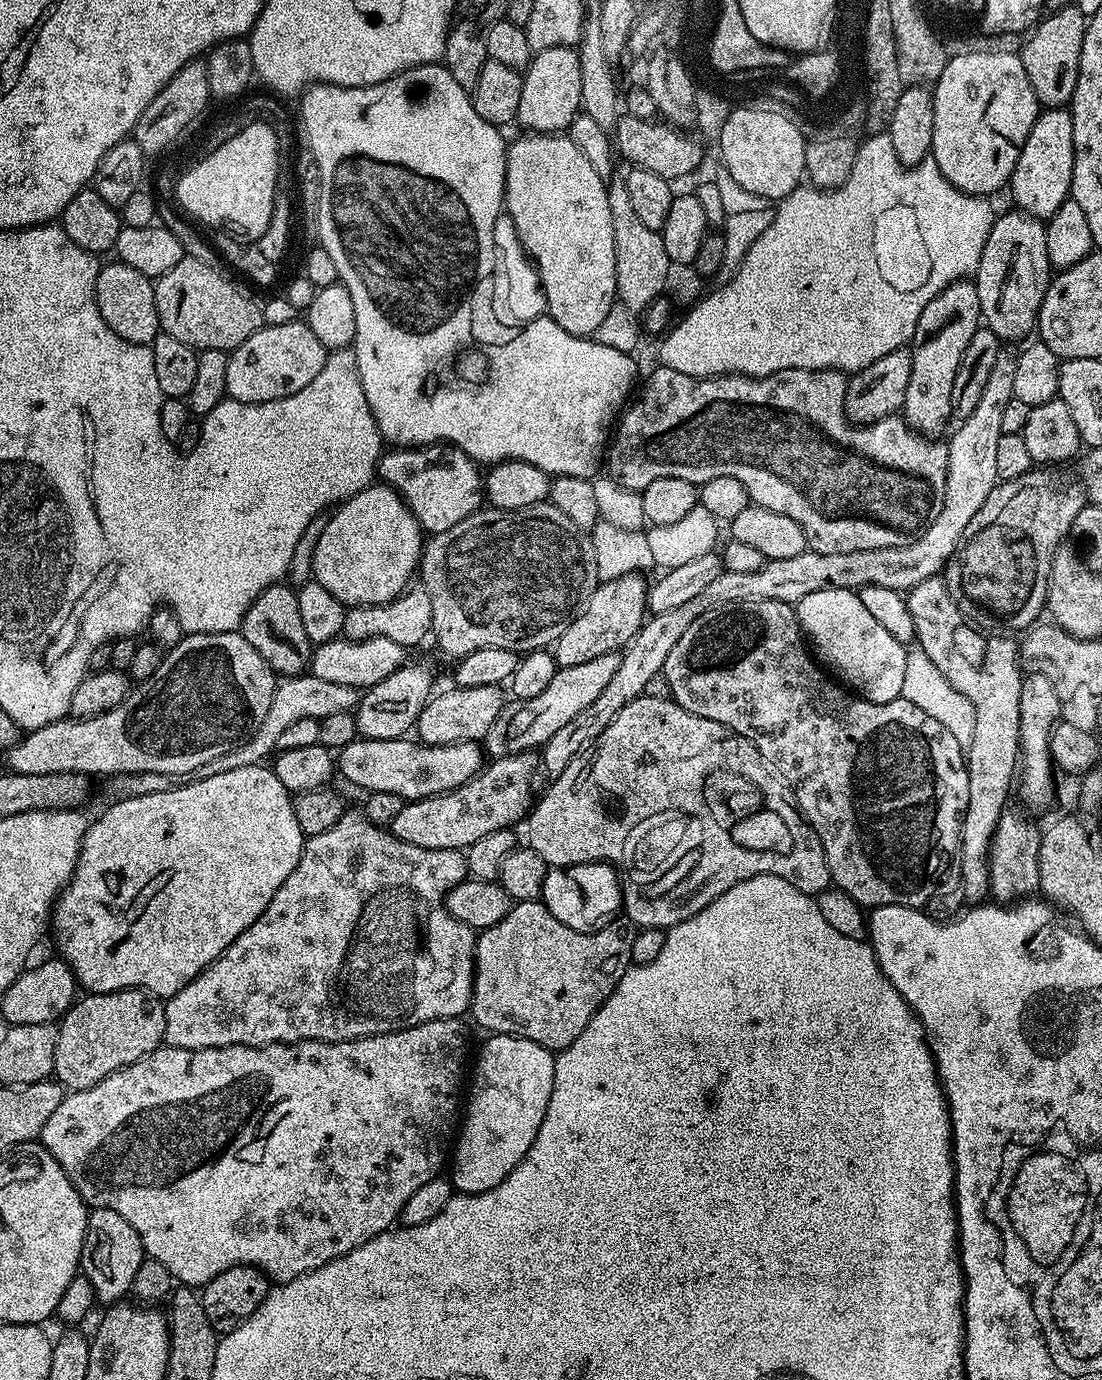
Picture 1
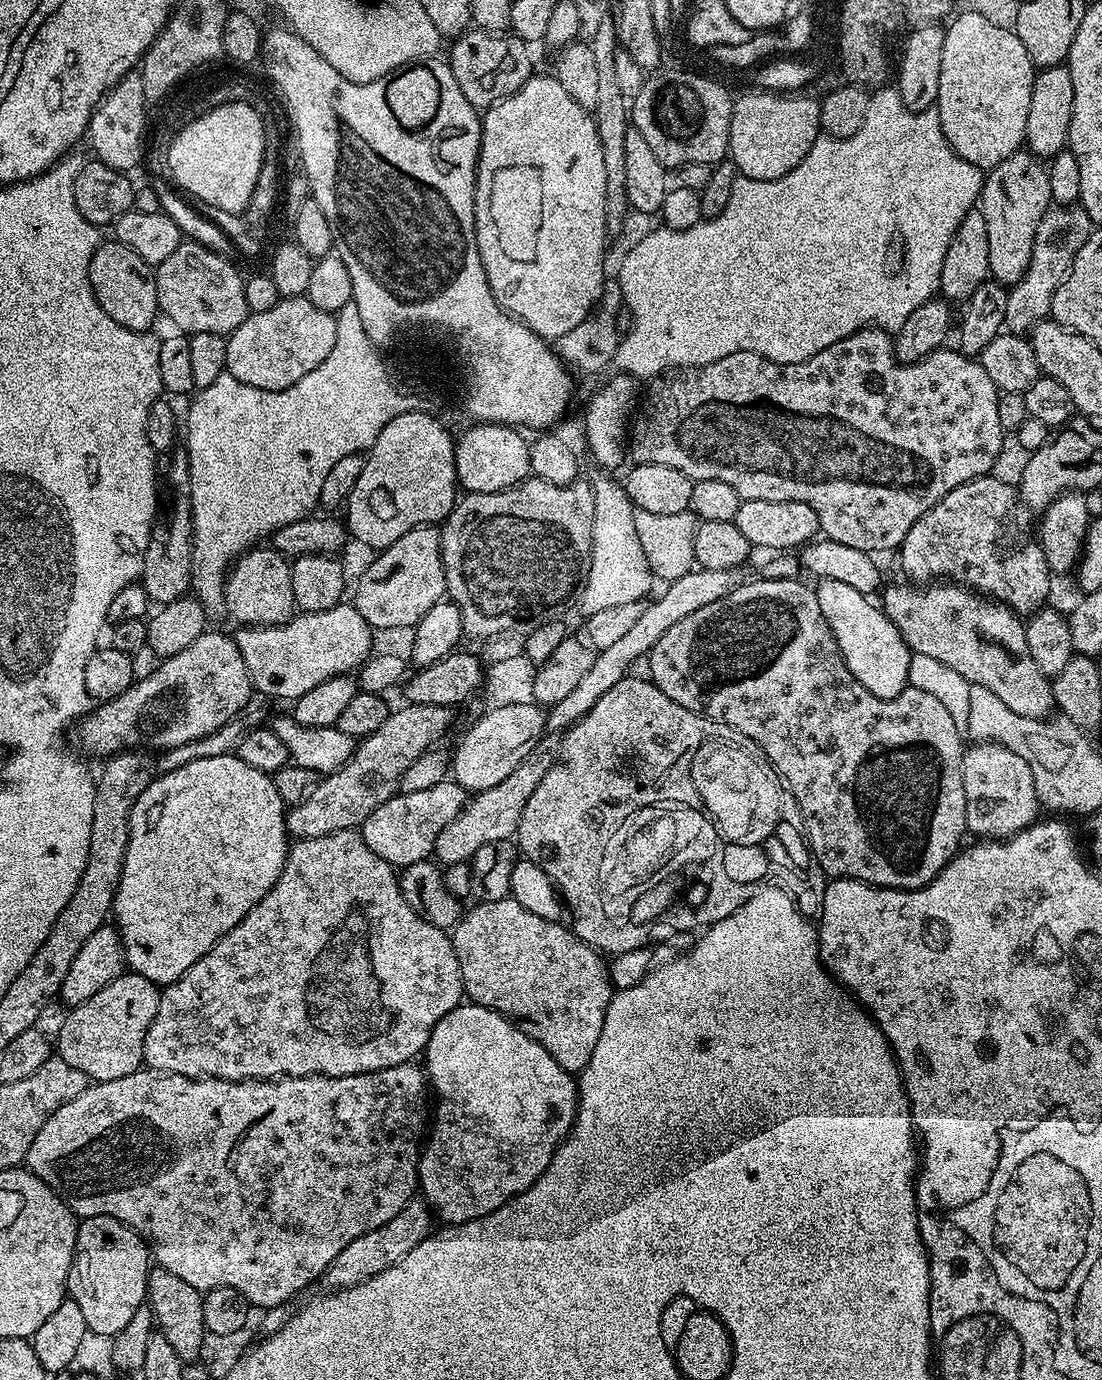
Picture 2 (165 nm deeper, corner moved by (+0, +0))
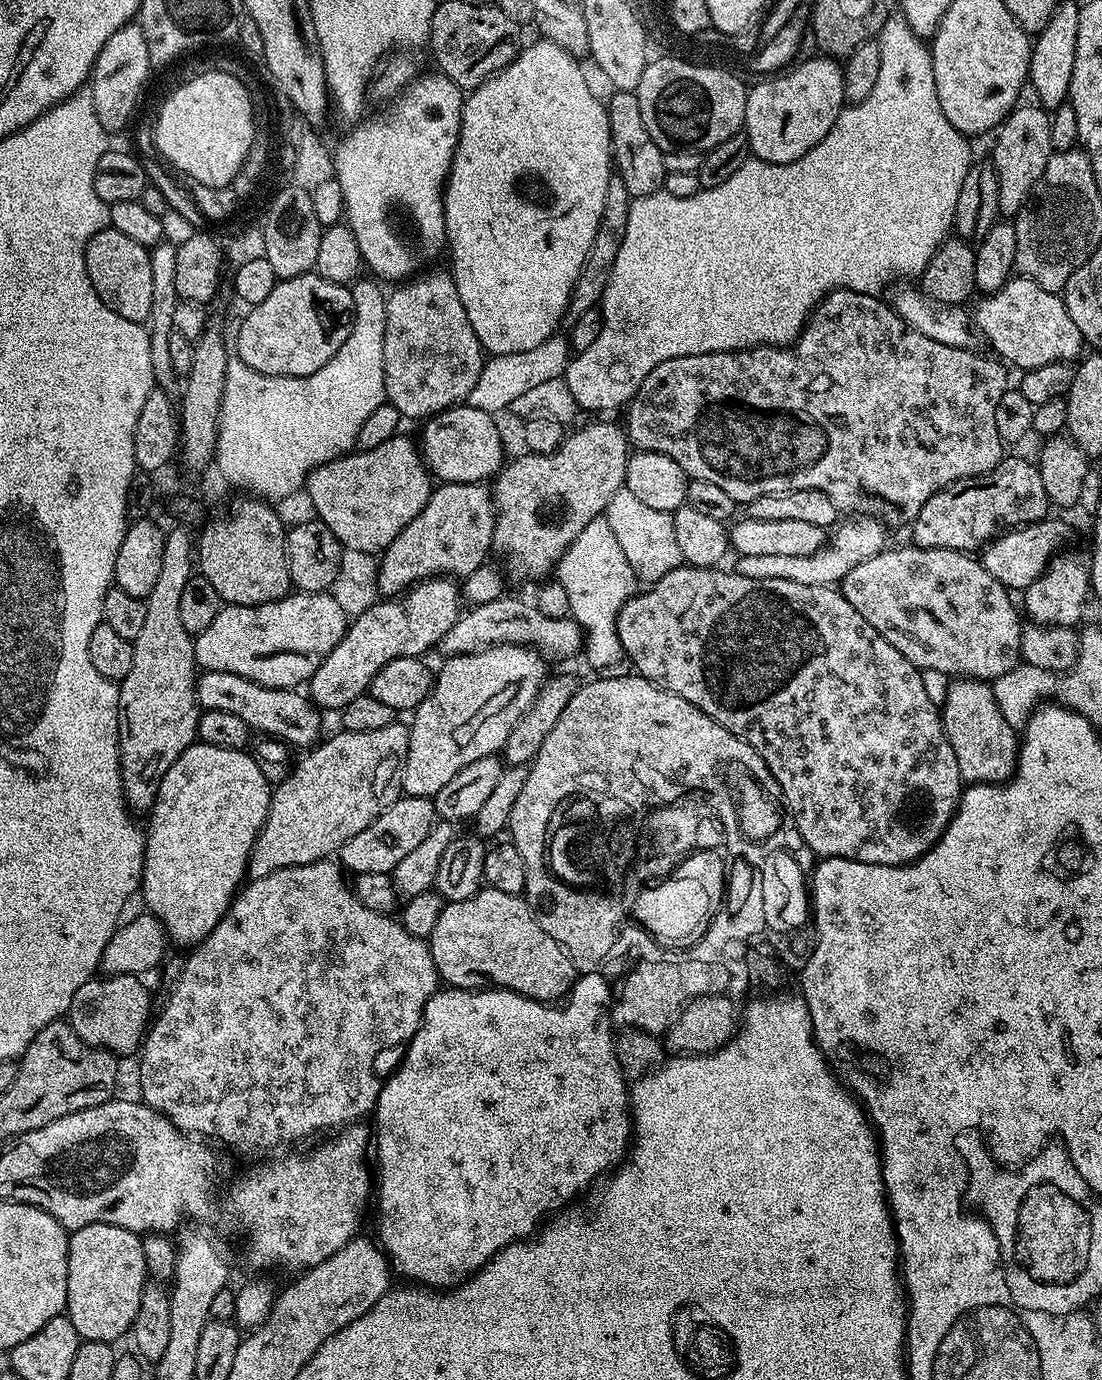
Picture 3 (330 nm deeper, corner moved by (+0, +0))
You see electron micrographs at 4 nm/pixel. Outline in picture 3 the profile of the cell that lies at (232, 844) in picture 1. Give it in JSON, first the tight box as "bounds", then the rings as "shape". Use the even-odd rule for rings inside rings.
{"bounds":[140,742,273,945],"shape":[[[197,742],[177,758],[170,770],[166,770],[156,803],[147,817],[144,873],[140,882],[142,896],[144,892],[143,907],[160,919],[173,945],[199,944],[228,913],[228,907],[245,883],[248,855],[252,853],[256,836],[264,824],[272,801],[272,789],[273,785],[262,778],[262,770],[258,770],[258,762],[254,762],[251,751],[239,748],[226,750],[222,746]]]}

